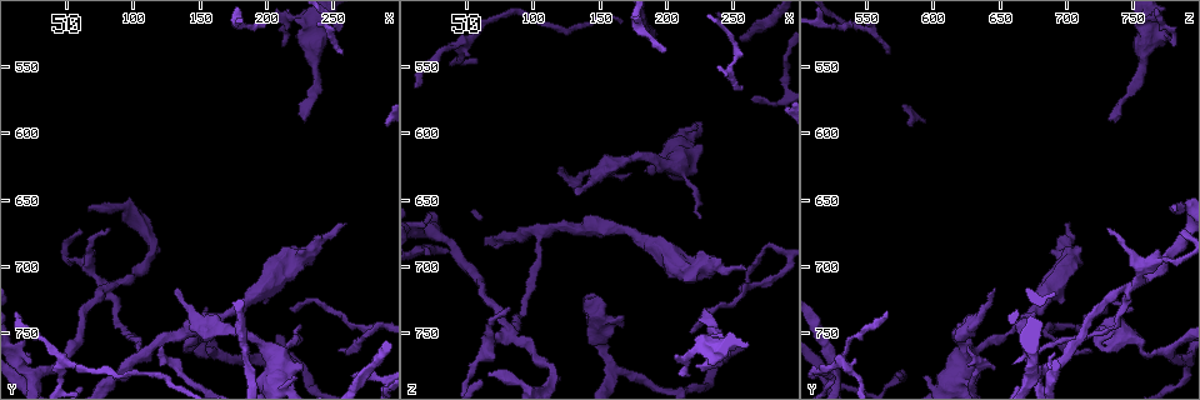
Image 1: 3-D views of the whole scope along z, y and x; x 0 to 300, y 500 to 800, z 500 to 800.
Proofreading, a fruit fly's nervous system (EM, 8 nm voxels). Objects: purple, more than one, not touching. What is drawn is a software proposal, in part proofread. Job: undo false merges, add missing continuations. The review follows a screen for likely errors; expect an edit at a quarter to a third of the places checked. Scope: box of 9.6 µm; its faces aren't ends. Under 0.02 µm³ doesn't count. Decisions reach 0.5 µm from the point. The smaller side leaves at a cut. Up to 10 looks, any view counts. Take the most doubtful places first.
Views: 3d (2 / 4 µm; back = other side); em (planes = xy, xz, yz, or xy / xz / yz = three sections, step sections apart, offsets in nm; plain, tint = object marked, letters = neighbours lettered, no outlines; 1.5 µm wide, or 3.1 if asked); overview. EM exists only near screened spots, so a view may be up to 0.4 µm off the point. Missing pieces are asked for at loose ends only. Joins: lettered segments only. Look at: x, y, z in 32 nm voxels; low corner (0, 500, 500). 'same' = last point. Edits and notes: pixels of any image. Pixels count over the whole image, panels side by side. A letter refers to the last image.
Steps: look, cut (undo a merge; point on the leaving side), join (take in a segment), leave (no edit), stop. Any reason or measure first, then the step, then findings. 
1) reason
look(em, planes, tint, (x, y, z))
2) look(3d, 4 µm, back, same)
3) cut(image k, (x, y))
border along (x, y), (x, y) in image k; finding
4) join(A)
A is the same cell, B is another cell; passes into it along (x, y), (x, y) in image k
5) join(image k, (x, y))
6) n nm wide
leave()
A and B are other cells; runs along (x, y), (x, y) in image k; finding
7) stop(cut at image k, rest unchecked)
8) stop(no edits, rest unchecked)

free end
look(3d, 2 µm, (260, 666, 702))

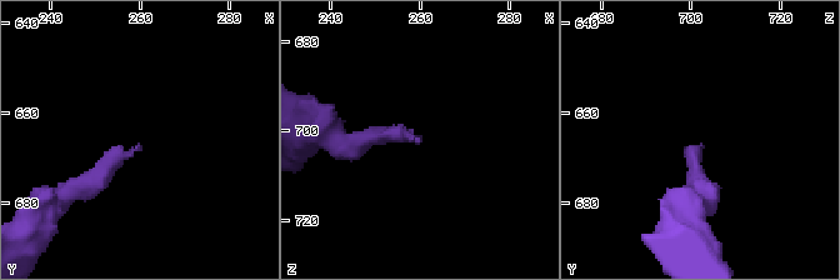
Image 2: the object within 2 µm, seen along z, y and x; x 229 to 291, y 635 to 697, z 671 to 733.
look(em, planes, letters, (260, 667, 702))

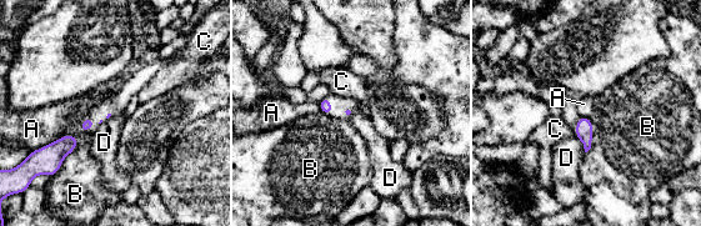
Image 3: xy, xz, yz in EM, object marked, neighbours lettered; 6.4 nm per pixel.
leave()
A, B, C and D are other cells; border along (575, 135), (585, 151) in image 3; none of them fits

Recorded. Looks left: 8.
four or more arms meet
look(em, planes, tint, (82, 718, 744))

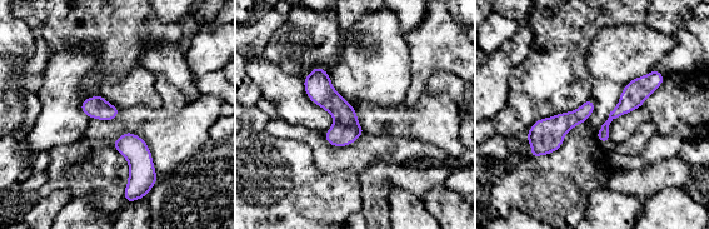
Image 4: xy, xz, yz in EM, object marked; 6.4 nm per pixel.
what lies round it
look(em, planes, letters, same)

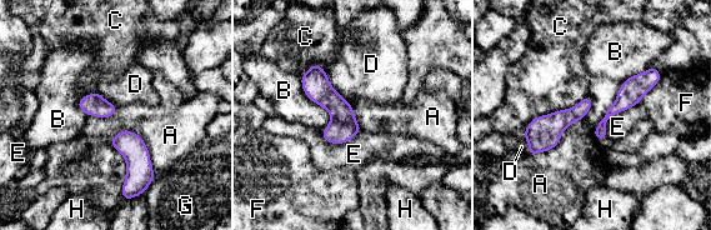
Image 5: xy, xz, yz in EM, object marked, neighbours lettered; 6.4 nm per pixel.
cut(image 5, (324, 94))
A, B, C, D, E, F, G and H are other cells; border along (333, 118), (351, 125), (356, 133) in image 5; two neurons meet here

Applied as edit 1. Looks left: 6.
look(overview)

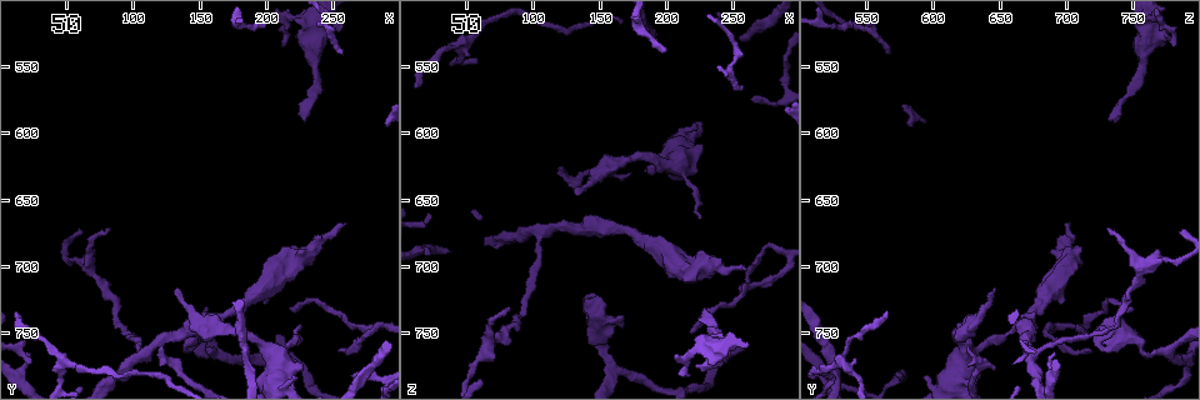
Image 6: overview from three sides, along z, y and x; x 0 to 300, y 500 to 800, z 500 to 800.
long arm stops here
look(3d, 2 µm, (220, 734, 748))

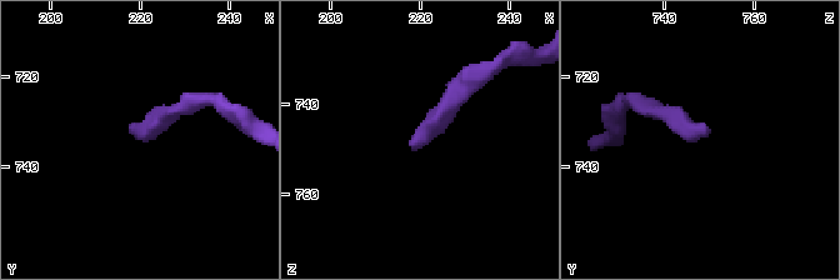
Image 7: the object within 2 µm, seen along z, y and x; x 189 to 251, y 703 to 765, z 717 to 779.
need the tissue
look(em, xz, step 8, tint, (220, 734, 749))

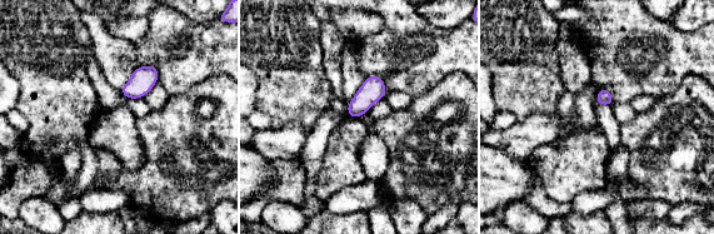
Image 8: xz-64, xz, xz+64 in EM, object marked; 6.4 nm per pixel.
see the neighbours
look(em, xz, step 8, letters, same)

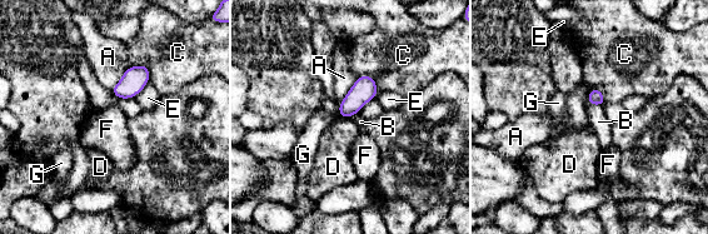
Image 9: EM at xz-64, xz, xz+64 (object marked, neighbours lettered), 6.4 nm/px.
100 nm wide
leave()
A, B, C, D, E, F and G are other cells; border along (588, 91), (588, 103), (603, 106) in image 9; no lettered segment goes on from it

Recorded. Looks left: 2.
branch stops here
look(em, planes, letters, (140, 754, 724))

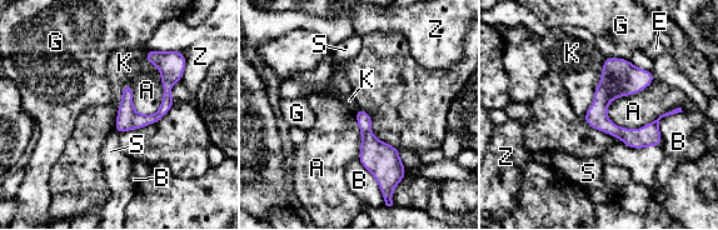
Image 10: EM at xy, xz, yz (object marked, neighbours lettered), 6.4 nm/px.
150 nm wide
leave()
A, B, E, G, K, S and Z are other cells; runs along (180, 55), (165, 108), (119, 129) in image 10; no lettered segment goes on from it

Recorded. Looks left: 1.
stop(cut at image 5, rest unchecked)

